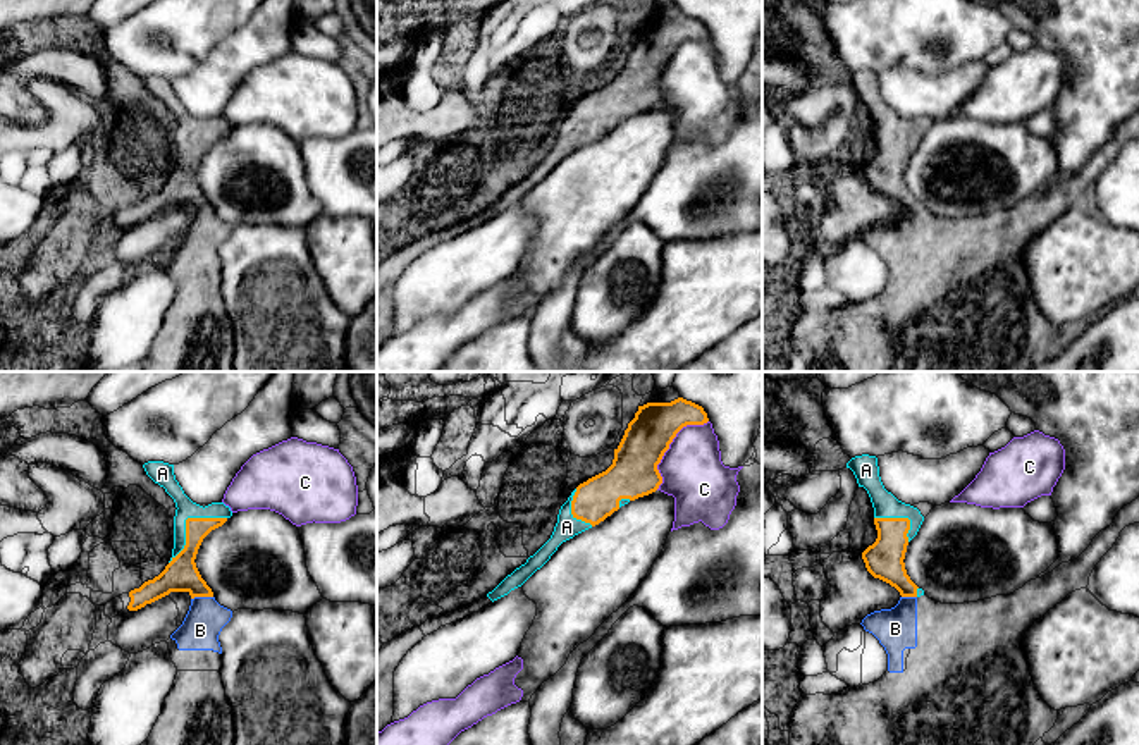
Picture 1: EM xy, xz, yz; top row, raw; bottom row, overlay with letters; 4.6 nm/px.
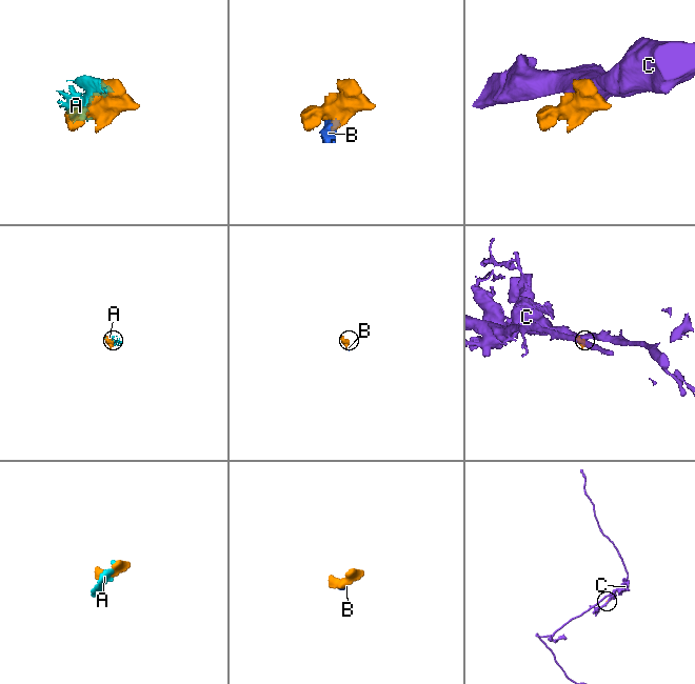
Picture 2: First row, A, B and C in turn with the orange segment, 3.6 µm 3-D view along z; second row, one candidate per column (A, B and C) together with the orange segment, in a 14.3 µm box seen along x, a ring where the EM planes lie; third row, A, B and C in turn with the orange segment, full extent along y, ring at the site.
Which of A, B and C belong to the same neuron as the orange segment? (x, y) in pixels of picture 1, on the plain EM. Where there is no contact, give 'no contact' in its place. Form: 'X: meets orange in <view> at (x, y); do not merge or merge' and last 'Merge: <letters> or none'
A: meets orange in xy at (186, 136); merge
B: meets orange in xy at (202, 210); merge
C: meets orange in xz at (668, 61); do not merge
Merge: A, B

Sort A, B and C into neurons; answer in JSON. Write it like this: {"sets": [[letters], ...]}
{"sets": [["A", "B"], ["C"]]}

